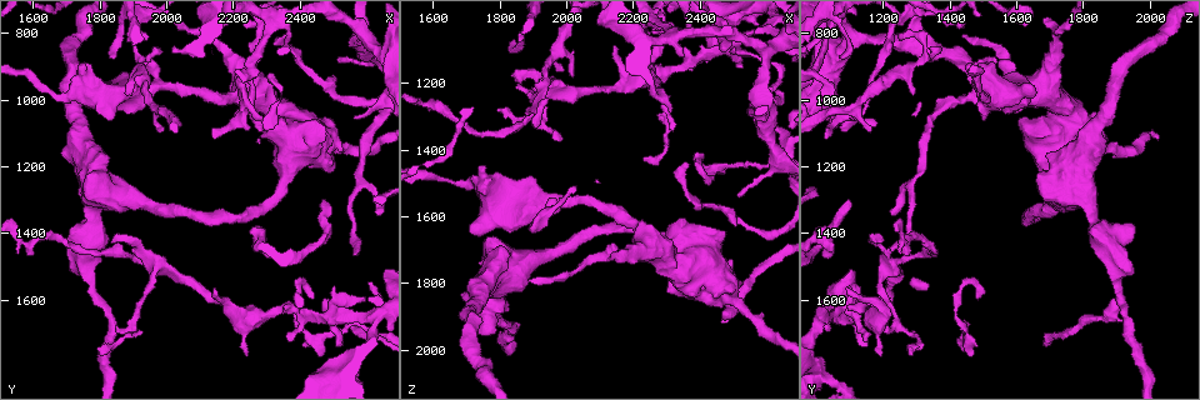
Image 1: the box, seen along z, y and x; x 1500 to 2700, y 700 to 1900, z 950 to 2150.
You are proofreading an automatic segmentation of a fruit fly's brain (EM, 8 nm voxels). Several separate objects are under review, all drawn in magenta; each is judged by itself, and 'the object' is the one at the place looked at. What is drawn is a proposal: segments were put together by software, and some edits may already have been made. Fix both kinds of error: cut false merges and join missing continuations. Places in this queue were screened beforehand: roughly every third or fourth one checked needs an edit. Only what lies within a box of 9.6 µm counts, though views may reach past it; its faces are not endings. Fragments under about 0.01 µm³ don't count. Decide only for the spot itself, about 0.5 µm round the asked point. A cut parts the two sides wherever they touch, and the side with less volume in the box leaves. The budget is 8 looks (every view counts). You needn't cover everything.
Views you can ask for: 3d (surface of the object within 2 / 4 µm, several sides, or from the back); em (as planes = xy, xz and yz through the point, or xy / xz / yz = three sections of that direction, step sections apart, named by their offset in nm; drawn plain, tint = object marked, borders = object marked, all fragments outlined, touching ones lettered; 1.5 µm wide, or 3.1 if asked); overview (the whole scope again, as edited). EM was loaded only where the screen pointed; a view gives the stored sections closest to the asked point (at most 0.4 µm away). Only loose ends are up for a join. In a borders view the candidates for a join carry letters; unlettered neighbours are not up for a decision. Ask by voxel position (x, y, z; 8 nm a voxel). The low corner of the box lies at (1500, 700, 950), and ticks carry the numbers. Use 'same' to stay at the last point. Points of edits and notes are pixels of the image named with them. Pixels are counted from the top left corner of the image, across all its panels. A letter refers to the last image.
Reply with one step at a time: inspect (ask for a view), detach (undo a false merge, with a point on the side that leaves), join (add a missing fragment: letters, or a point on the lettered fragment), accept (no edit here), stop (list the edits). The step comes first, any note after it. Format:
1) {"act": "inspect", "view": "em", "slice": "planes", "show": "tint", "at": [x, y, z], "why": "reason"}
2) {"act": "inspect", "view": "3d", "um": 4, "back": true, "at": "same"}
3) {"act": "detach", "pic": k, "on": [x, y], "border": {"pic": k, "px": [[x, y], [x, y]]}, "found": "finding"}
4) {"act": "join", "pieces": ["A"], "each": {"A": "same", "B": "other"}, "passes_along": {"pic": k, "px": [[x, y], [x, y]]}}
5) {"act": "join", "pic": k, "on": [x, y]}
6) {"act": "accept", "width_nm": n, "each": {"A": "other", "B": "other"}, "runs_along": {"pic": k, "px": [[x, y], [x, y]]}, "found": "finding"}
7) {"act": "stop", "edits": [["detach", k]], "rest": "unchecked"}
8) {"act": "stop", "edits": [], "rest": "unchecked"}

{"act": "inspect", "view": "3d", "um": 2, "at": [2440, 1580, 1480], "why": "free end"}

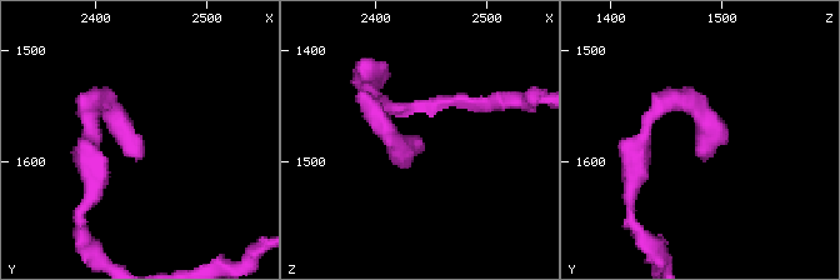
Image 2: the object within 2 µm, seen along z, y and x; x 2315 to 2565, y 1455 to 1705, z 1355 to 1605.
{"act": "inspect", "view": "em", "slice": "planes", "show": "plain", "at": [2438, 1588, 1474]}

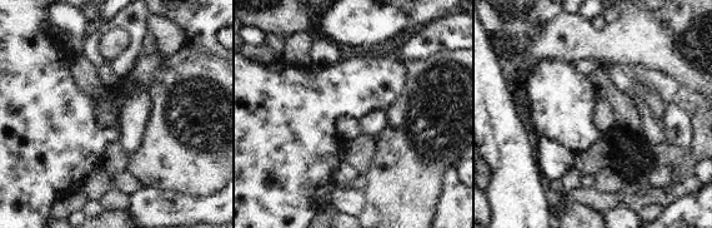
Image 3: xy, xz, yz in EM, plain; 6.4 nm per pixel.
{"act": "inspect", "view": "em", "slice": "planes", "show": "borders", "at": "same", "why": "see the neighbours"}

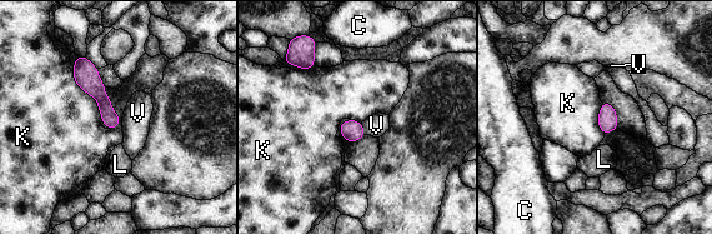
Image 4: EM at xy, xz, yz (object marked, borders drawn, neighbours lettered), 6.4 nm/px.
{"act": "accept", "width_nm": 110, "longest_contact_nm": ["K", 380], "each": {"C": "other", "K": "other", "L": "other", "V": "other"}, "found": "none of them fits"}

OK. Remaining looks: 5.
{"act": "inspect", "view": "em", "slice": "xz", "step": 8, "show": "plain", "at": [1980, 850, 1370]}

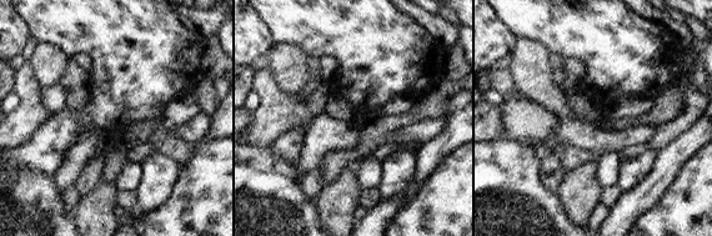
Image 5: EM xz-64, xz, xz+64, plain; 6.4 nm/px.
{"act": "inspect", "view": "em", "slice": "xz", "step": 8, "show": "borders", "at": "same"}

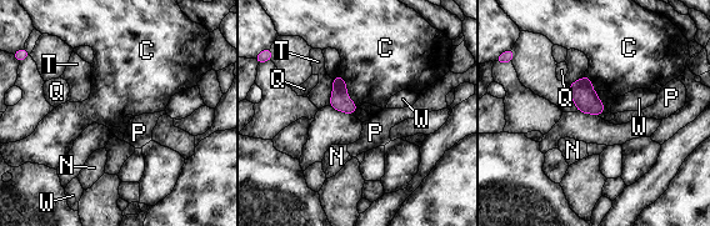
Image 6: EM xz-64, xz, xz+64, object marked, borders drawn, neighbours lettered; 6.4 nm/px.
{"act": "accept", "width_nm": 130, "each": {"C": "other", "N": "other", "P": "other", "Q": "other", "T": "other", "W": "other"}, "border": {"pic": 6, "px": [[336, 74], [356, 105]]}, "found": "none of them fits"}

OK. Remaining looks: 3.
{"act": "inspect", "view": "em", "slice": "planes", "show": "borders", "at": [1830, 880, 1080], "why": "free end"}

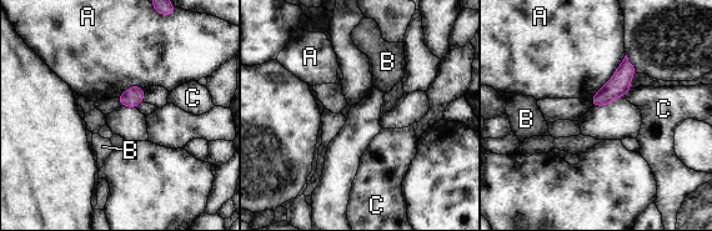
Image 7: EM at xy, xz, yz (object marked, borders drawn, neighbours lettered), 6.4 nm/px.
{"act": "accept", "each": {"A": "other", "B": "other", "C": "other"}, "border": {"pic": 7, "px": [[626, 55], [611, 78], [590, 100]]}, "found": "no lettered fragment goes on from it"}

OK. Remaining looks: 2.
{"act": "stop", "edits": [], "rest": "unchecked"}

